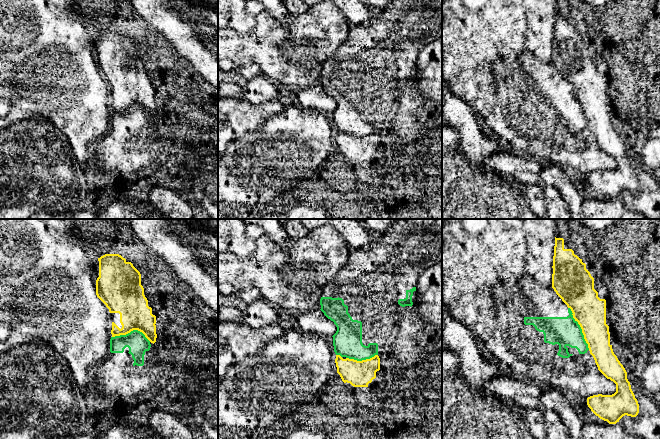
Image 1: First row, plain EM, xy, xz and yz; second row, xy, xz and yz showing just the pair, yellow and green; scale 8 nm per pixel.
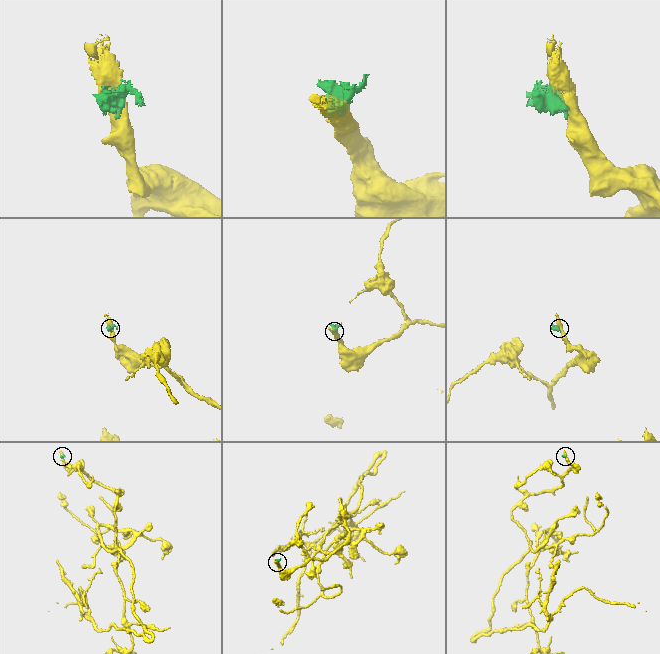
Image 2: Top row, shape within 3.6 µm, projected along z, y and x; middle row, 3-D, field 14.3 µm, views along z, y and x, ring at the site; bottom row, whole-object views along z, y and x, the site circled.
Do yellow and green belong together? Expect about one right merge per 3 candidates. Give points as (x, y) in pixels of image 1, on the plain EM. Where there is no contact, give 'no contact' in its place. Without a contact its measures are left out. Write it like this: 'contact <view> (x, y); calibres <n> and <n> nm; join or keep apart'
contact yz (581, 104); calibres 260 and 240 nm; keep apart

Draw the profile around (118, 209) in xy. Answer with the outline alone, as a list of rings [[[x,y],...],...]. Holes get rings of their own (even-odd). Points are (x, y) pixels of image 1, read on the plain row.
[[[123,197],[109,203],[103,210],[97,214],[96,219],[166,219],[163,214],[148,201],[138,198]],[[129,205],[147,205],[149,213],[146,216],[138,216],[128,209]]]

